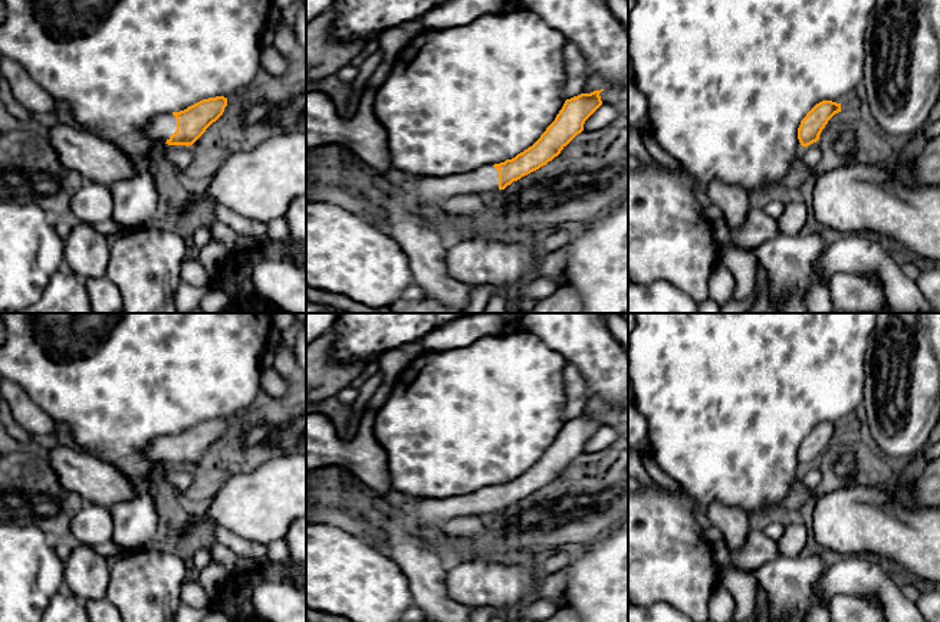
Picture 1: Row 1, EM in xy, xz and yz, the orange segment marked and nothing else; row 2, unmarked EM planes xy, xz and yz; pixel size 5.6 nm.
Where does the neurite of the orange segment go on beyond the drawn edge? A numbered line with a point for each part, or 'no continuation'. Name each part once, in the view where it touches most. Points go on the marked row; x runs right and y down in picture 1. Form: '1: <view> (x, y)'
1: xy (160, 128)

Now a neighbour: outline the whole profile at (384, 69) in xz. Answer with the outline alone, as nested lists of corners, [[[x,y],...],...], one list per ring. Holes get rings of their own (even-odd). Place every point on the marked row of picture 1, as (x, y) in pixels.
[[[382,62],[369,78],[367,90],[375,93],[387,80],[391,70],[392,70],[392,62]]]

